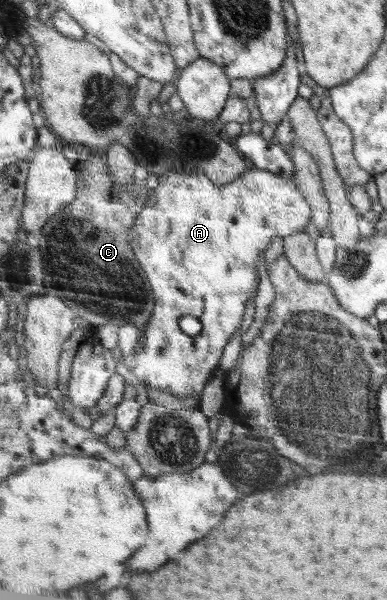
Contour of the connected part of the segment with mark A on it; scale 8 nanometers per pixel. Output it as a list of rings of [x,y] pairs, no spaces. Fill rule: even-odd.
[[[253,167],[246,171],[239,179],[234,179],[231,183],[223,185],[215,184],[207,175],[201,172],[192,172],[189,175],[185,173],[169,173],[161,175],[158,178],[158,186],[151,191],[148,196],[148,201],[145,203],[143,210],[140,212],[134,225],[131,227],[131,246],[135,250],[137,261],[141,265],[145,277],[149,280],[152,290],[156,294],[155,313],[149,319],[144,331],[140,331],[135,323],[127,323],[118,327],[118,345],[122,353],[122,362],[127,365],[128,369],[143,382],[146,386],[155,387],[161,391],[173,394],[178,398],[193,397],[200,395],[207,383],[207,379],[214,371],[218,370],[220,359],[223,355],[223,350],[231,335],[236,332],[243,320],[246,302],[255,299],[257,296],[257,287],[259,278],[257,277],[257,260],[259,253],[265,253],[271,240],[277,236],[284,238],[285,236],[294,235],[305,229],[311,221],[311,211],[309,203],[305,195],[299,190],[292,179],[287,179],[283,176],[275,175],[275,173],[267,170],[257,169]],[[184,315],[193,315],[202,323],[201,332],[195,337],[187,335],[179,328],[179,319]]]

